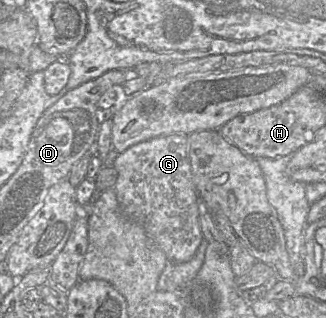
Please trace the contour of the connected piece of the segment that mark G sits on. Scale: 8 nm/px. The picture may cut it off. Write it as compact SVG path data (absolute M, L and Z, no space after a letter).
M177 133L139 142L124 152L118 153L112 166L117 171L114 190L123 214L146 229L162 248L169 261L173 263L189 261L203 241L203 235L199 221L201 199L193 182L188 135Z

